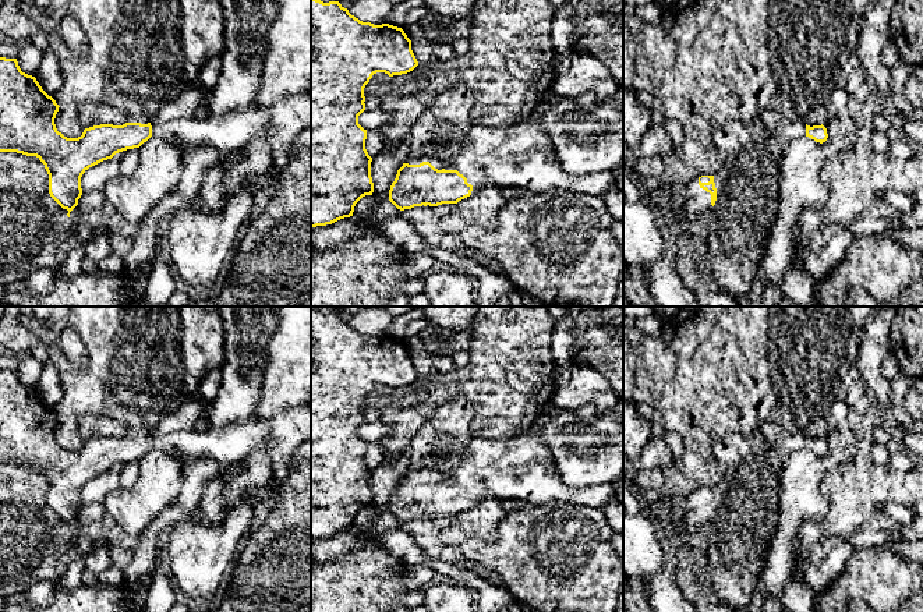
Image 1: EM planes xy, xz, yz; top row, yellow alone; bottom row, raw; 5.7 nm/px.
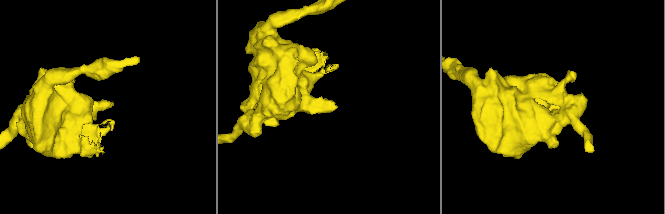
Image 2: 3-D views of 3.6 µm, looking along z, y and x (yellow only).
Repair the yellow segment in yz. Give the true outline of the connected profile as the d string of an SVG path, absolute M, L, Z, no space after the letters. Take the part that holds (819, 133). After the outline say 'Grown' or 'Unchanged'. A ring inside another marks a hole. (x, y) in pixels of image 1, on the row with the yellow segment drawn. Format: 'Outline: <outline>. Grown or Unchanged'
Outline: M763 112L758 118L770 135L781 139L784 151L791 141L802 137L809 137L820 144L828 138L827 128L823 124L810 127L803 120L789 120L775 112Z. Grown

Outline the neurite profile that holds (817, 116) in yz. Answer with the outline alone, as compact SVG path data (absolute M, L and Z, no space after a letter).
M823 105L818 106L816 109L813 109L809 114L807 114L807 120L813 124L813 125L821 125L828 120L828 113L830 113L830 106L828 105Z

